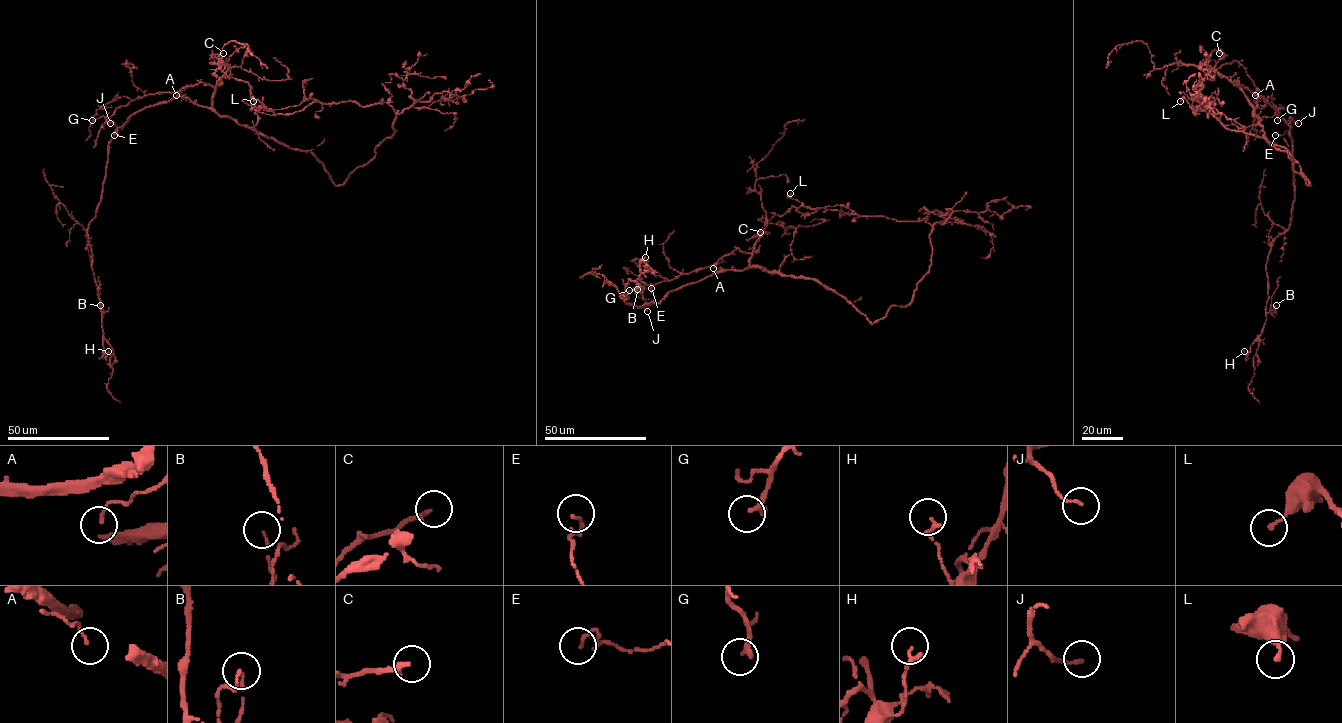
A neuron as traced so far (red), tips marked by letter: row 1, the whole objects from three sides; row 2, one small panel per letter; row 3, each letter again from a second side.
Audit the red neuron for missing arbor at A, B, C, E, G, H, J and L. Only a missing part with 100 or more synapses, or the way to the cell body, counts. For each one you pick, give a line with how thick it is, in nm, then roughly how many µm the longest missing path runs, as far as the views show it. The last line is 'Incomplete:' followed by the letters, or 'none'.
Incomplete: none

